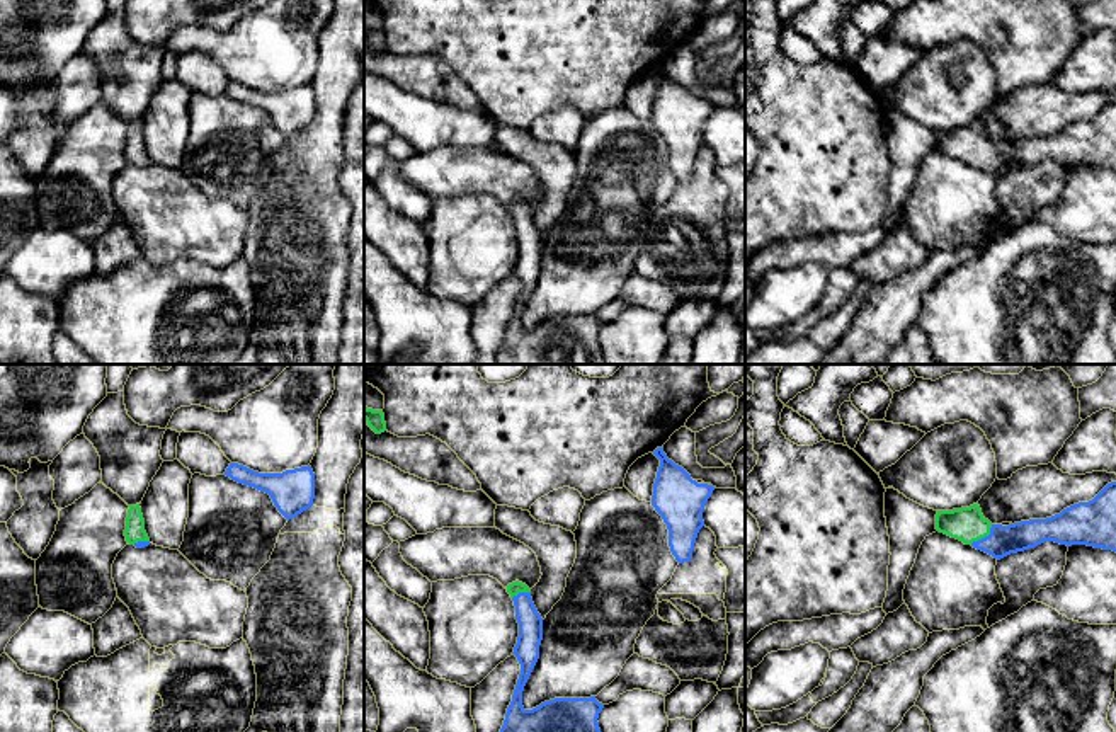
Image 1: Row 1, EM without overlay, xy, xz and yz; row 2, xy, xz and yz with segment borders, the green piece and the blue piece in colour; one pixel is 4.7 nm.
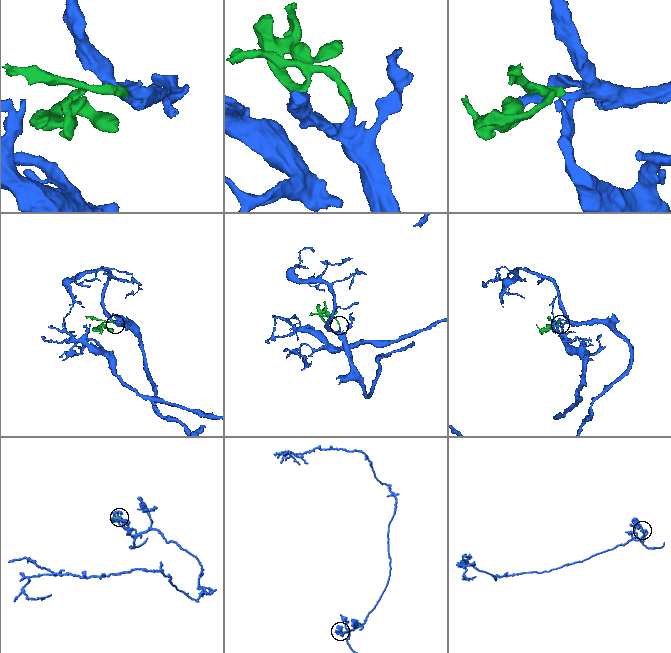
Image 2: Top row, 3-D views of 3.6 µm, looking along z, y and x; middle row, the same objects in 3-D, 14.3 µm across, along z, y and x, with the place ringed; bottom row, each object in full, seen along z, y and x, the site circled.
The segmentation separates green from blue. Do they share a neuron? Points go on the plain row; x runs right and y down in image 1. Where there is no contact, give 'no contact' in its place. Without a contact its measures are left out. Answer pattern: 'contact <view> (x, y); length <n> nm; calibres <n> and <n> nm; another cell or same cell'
contact yz (984, 155); length 140 nm; calibres 160 and 140 nm; same cell

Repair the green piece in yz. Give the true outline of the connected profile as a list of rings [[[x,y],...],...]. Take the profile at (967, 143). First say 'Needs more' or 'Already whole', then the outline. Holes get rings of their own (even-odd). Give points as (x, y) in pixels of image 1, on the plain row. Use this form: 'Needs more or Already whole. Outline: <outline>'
Needs more. Outline: [[[1116,100],[1107,102],[1092,119],[1073,123],[1046,138],[992,143],[983,136],[980,124],[973,123],[937,129],[936,148],[997,179],[1045,160],[1116,170]]]

